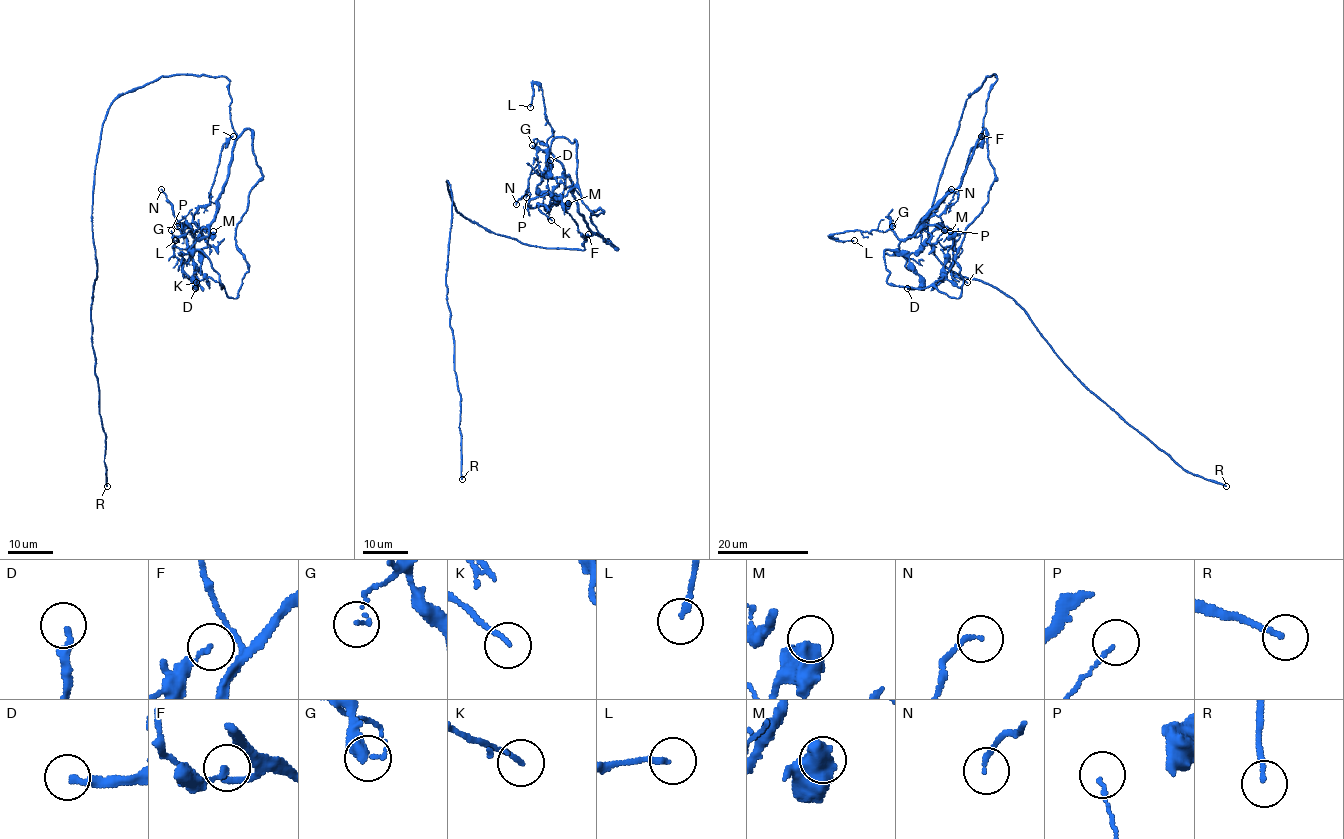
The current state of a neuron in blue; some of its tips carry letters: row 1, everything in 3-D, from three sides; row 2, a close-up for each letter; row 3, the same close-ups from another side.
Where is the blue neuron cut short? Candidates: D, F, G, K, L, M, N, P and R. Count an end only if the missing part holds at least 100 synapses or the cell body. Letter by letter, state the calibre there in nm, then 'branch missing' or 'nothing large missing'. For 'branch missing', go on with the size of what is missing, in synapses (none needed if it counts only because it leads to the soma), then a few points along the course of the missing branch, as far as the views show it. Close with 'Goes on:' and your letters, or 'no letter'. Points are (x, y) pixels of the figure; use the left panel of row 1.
D: calibre 240 nm; nothing large missing
F: calibre 80 nm; nothing large missing
G: calibre 110 nm; nothing large missing
K: calibre 150 nm; nothing large missing
L: calibre 180 nm; nothing large missing
M: calibre 600 nm; nothing large missing
N: calibre 150 nm; nothing large missing
P: calibre 110 nm; nothing large missing
R: calibre 160 nm; branch missing; course (107, 486), (102, 500), (105, 513), (105, 529), (101, 539), (103, 545)
Goes on: R

